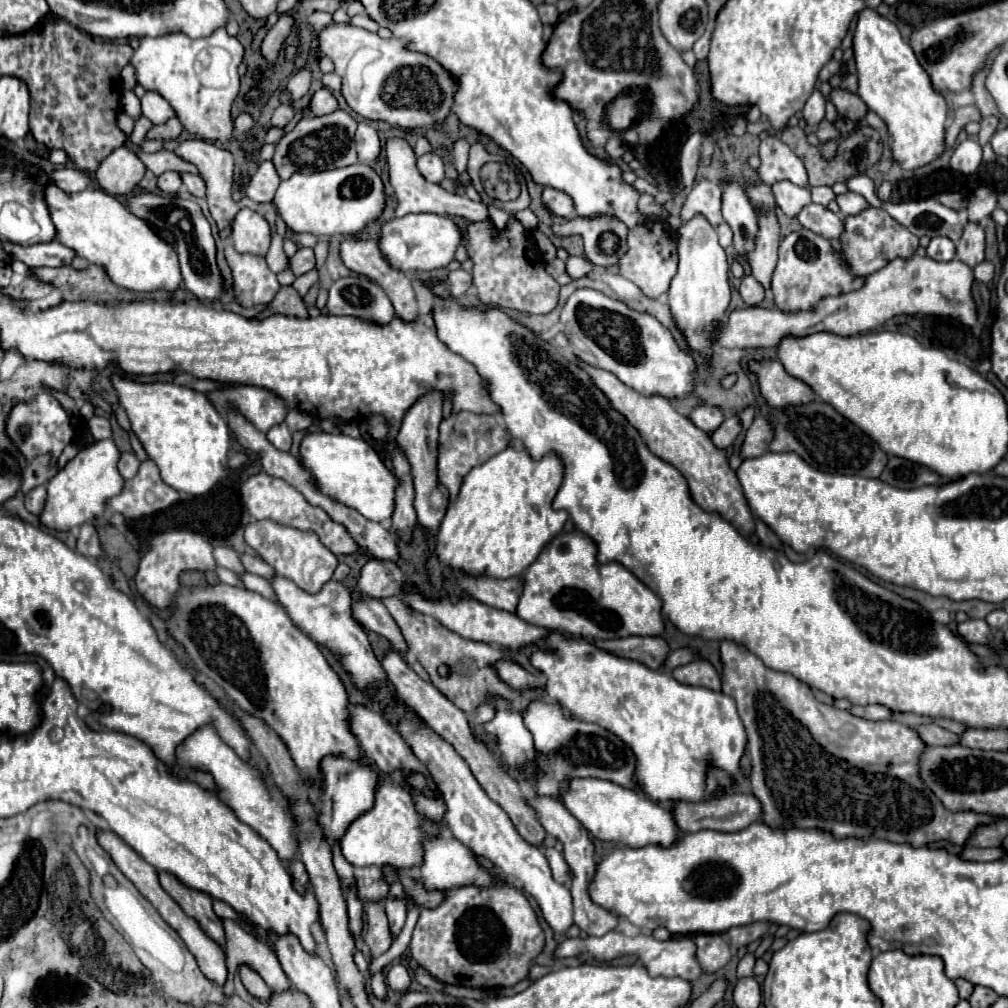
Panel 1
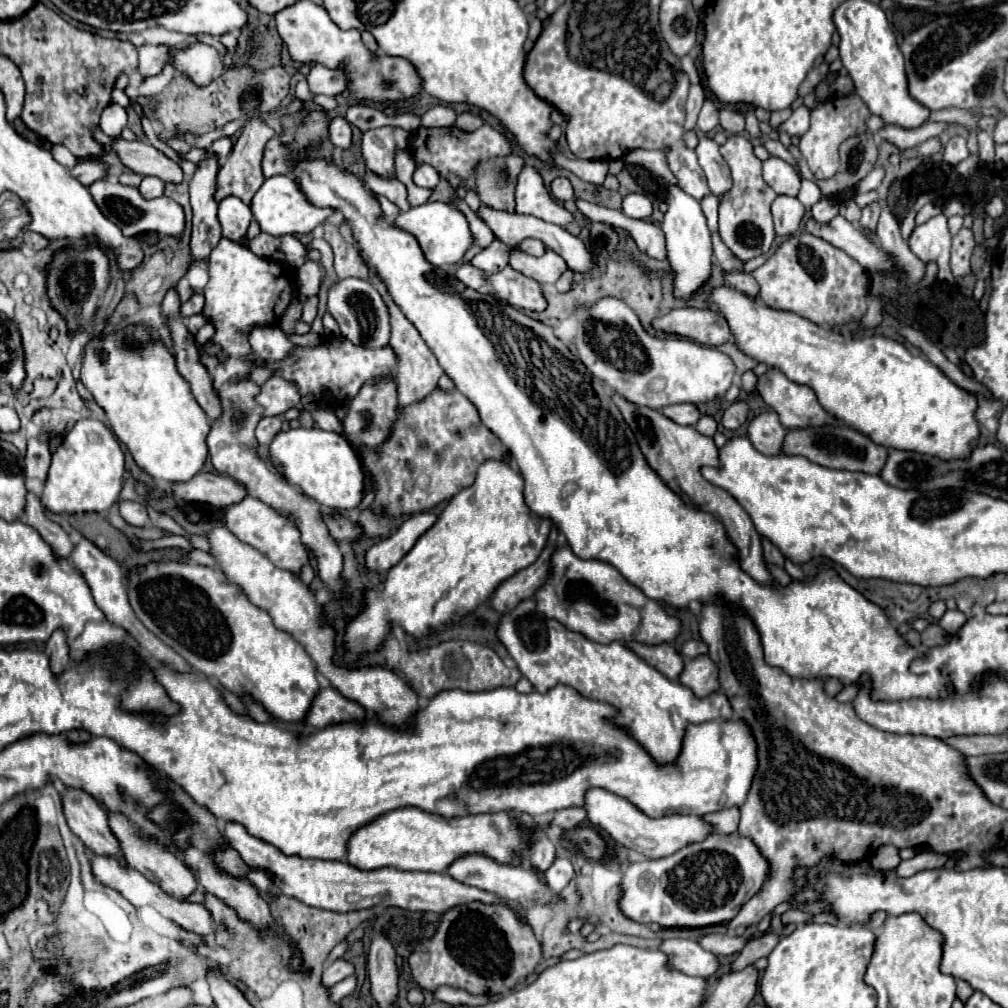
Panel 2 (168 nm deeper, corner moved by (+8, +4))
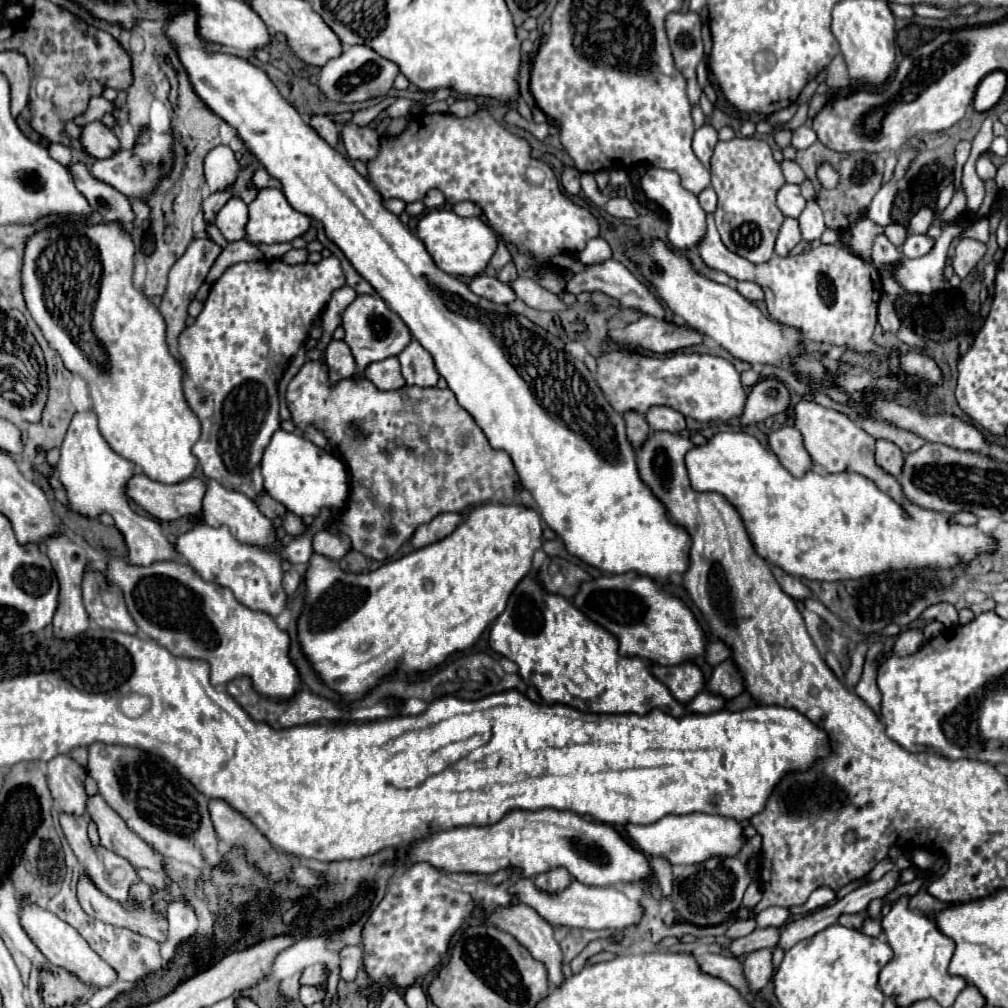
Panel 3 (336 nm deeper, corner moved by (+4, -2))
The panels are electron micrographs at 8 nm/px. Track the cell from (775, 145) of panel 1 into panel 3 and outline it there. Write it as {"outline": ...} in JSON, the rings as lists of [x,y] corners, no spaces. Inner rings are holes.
{"outline":[[[784,183],[780,189],[778,189],[778,195],[776,195],[776,203],[780,207],[780,211],[788,217],[798,217],[802,213],[802,209],[806,207],[806,201],[804,197],[800,195],[800,187],[794,185],[794,183]]]}

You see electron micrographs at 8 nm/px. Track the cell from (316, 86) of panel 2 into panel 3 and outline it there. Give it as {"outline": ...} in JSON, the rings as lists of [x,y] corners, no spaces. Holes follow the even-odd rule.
{"outline":[[[350,45],[350,47],[344,47],[340,57],[330,59],[320,69],[318,87],[330,101],[358,103],[358,101],[366,101],[366,99],[372,99],[372,97],[386,95],[392,89],[392,81],[394,81],[396,75],[398,75],[396,63],[380,57],[368,45]]]}

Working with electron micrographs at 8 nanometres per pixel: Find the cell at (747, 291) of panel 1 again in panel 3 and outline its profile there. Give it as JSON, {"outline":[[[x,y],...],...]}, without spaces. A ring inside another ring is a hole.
{"outline":[[[740,281],[740,283],[736,283],[736,289],[738,289],[738,293],[744,295],[748,301],[760,301],[760,299],[764,299],[764,293],[762,293],[760,285],[756,285],[756,283]]]}

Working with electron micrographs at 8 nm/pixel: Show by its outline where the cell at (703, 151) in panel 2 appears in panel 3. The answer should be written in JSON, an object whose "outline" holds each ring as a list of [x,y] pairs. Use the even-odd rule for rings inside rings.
{"outline":[[[704,125],[694,133],[694,141],[692,141],[692,149],[696,153],[696,157],[704,163],[706,169],[710,169],[710,159],[712,159],[712,149],[718,143],[718,133],[712,125]]]}

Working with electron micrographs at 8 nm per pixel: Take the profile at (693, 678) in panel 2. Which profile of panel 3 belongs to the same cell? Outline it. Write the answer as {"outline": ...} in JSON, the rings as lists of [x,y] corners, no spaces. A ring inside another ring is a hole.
{"outline":[[[726,659],[714,667],[714,671],[706,683],[706,689],[712,695],[720,695],[724,699],[732,699],[744,691],[742,677],[740,677],[738,669],[734,667],[732,659]]]}

